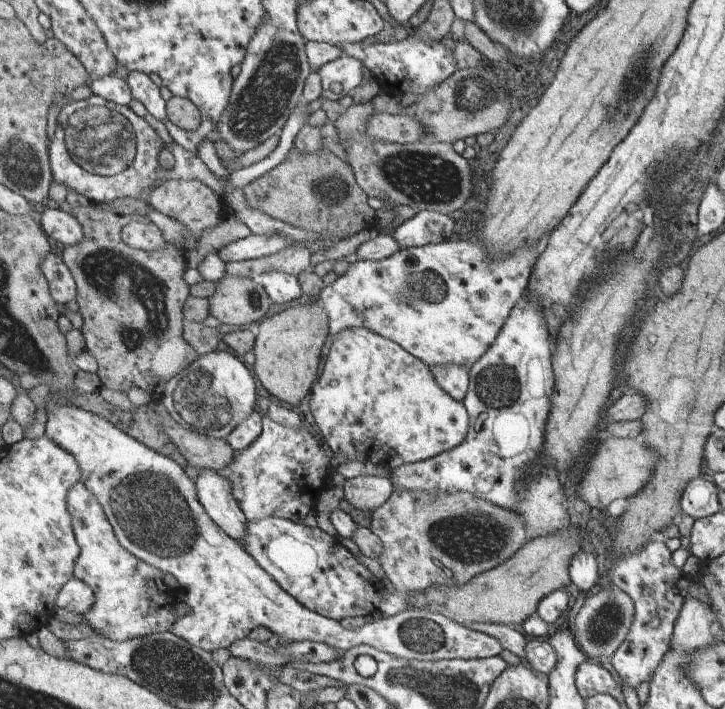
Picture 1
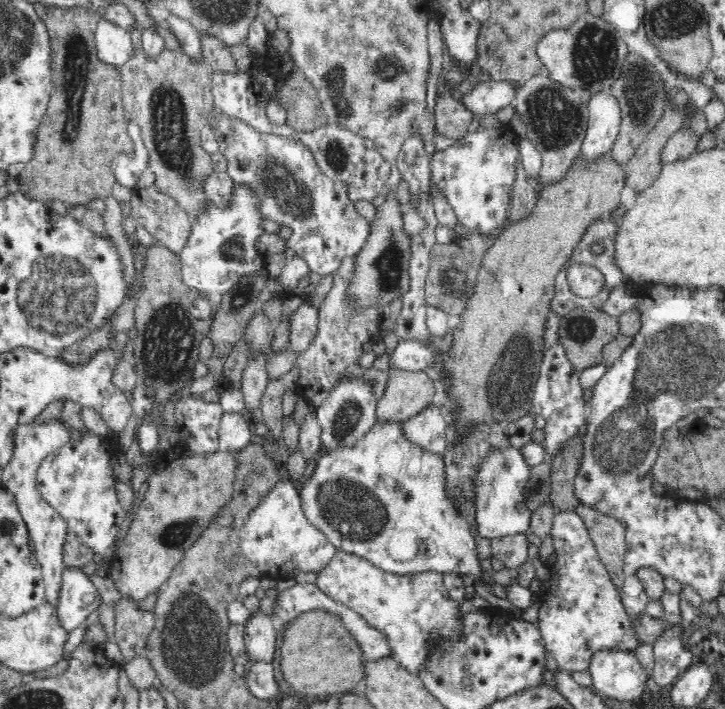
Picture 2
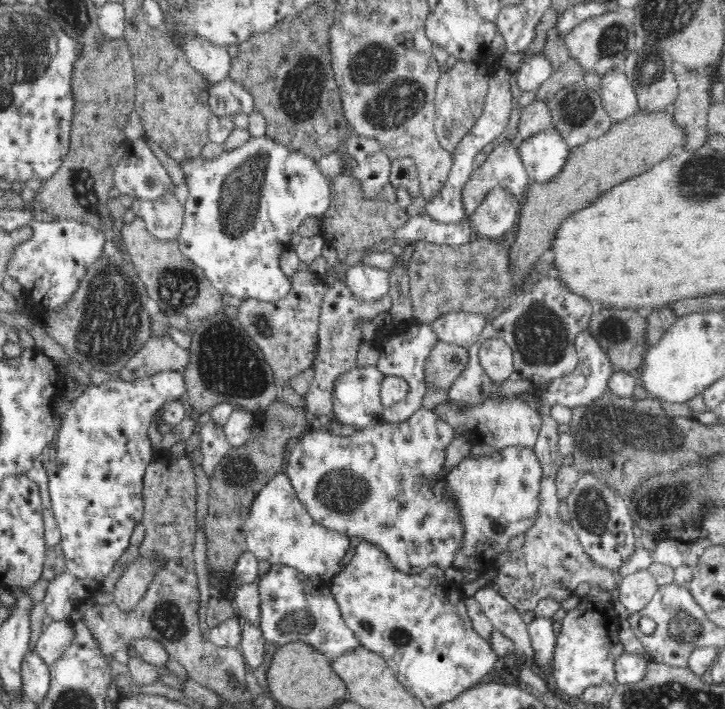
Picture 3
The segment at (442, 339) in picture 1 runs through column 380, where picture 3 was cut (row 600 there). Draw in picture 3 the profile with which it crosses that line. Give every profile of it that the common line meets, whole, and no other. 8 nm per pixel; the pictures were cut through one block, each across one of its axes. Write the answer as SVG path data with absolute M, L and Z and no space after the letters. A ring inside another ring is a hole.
M272 565L257 585L261 608L259 628L267 642L277 646L292 641L307 642L333 659L361 646L354 631L343 620L328 580L307 577L289 566Z

